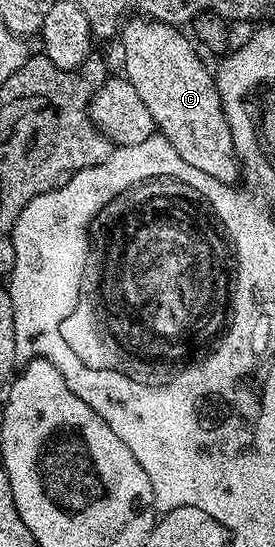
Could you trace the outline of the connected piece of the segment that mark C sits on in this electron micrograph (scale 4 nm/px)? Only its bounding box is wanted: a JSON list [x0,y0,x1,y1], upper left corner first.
[119,19,239,185]

